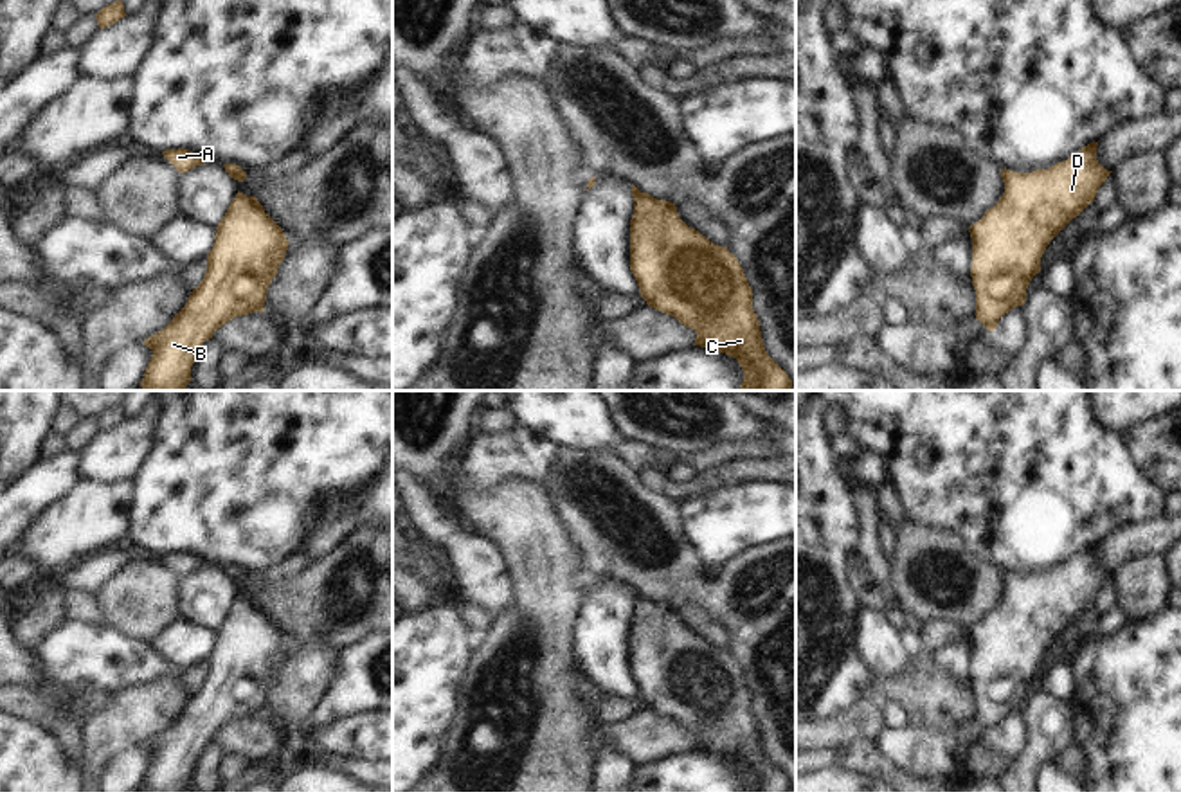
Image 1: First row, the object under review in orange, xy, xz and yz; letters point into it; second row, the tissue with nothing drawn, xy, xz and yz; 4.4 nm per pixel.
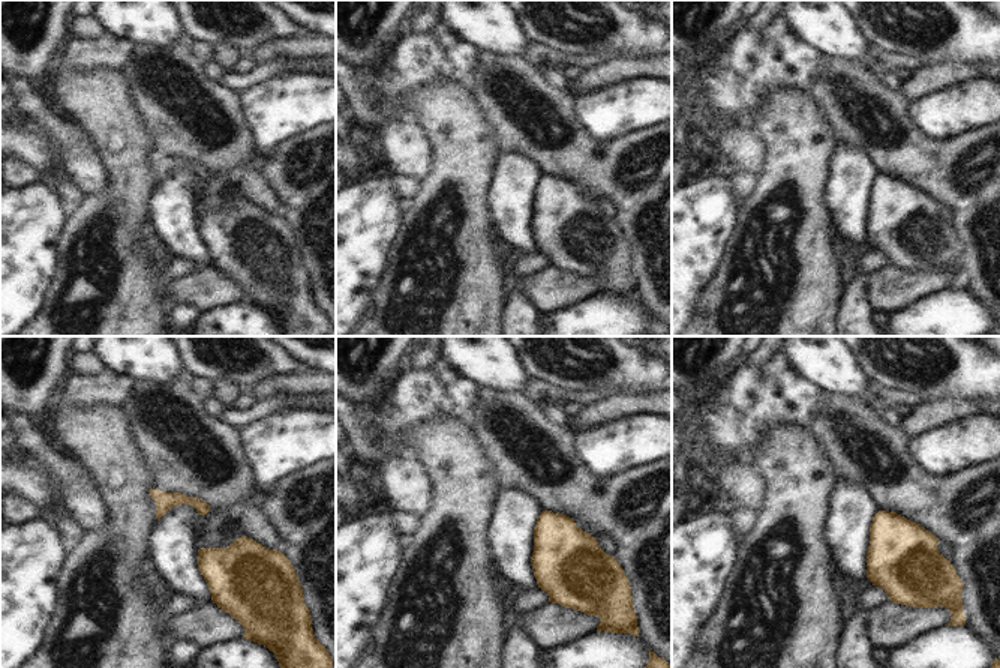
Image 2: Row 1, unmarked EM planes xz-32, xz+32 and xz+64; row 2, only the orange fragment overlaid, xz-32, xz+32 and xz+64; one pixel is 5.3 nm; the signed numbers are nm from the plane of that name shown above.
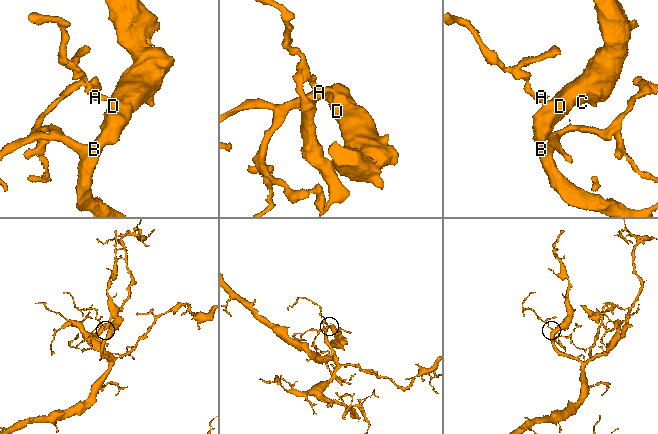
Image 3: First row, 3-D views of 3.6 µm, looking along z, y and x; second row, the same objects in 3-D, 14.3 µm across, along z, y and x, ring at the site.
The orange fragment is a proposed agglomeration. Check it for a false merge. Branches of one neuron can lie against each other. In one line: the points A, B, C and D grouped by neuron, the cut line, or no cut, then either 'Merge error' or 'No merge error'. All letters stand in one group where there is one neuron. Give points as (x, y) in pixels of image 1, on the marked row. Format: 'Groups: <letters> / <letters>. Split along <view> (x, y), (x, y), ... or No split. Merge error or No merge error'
Groups: A B C D. No split. No merge error

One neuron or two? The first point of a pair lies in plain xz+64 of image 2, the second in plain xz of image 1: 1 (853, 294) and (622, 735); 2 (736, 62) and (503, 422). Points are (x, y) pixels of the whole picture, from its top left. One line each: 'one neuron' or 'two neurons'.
1: two neurons
2: two neurons

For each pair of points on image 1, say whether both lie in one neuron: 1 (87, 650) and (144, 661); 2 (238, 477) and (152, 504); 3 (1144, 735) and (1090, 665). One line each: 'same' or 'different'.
1: same
2: same
3: same

